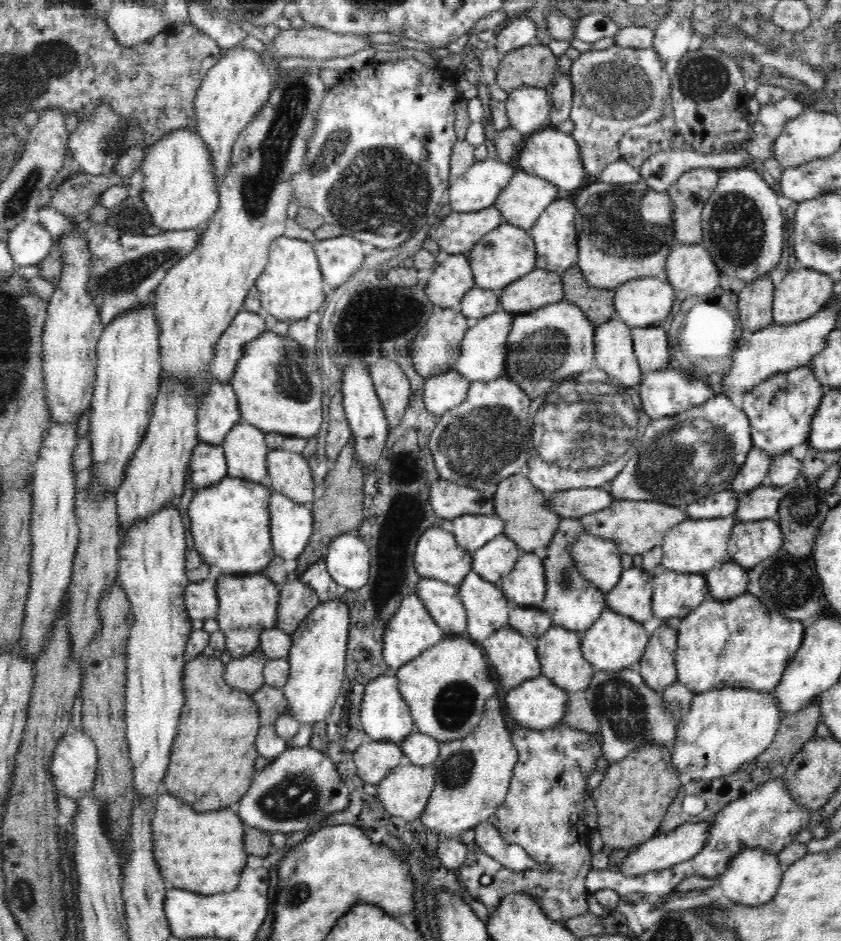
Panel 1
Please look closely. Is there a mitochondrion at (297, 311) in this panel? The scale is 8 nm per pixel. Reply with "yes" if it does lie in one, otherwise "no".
no

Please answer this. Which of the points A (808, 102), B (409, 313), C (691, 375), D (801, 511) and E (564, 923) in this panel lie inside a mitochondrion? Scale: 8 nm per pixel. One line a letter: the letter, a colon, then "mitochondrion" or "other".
A: other
B: mitochondrion
C: other
D: mitochondrion
E: other

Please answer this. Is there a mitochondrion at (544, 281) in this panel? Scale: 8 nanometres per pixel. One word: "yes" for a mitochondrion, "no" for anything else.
no

